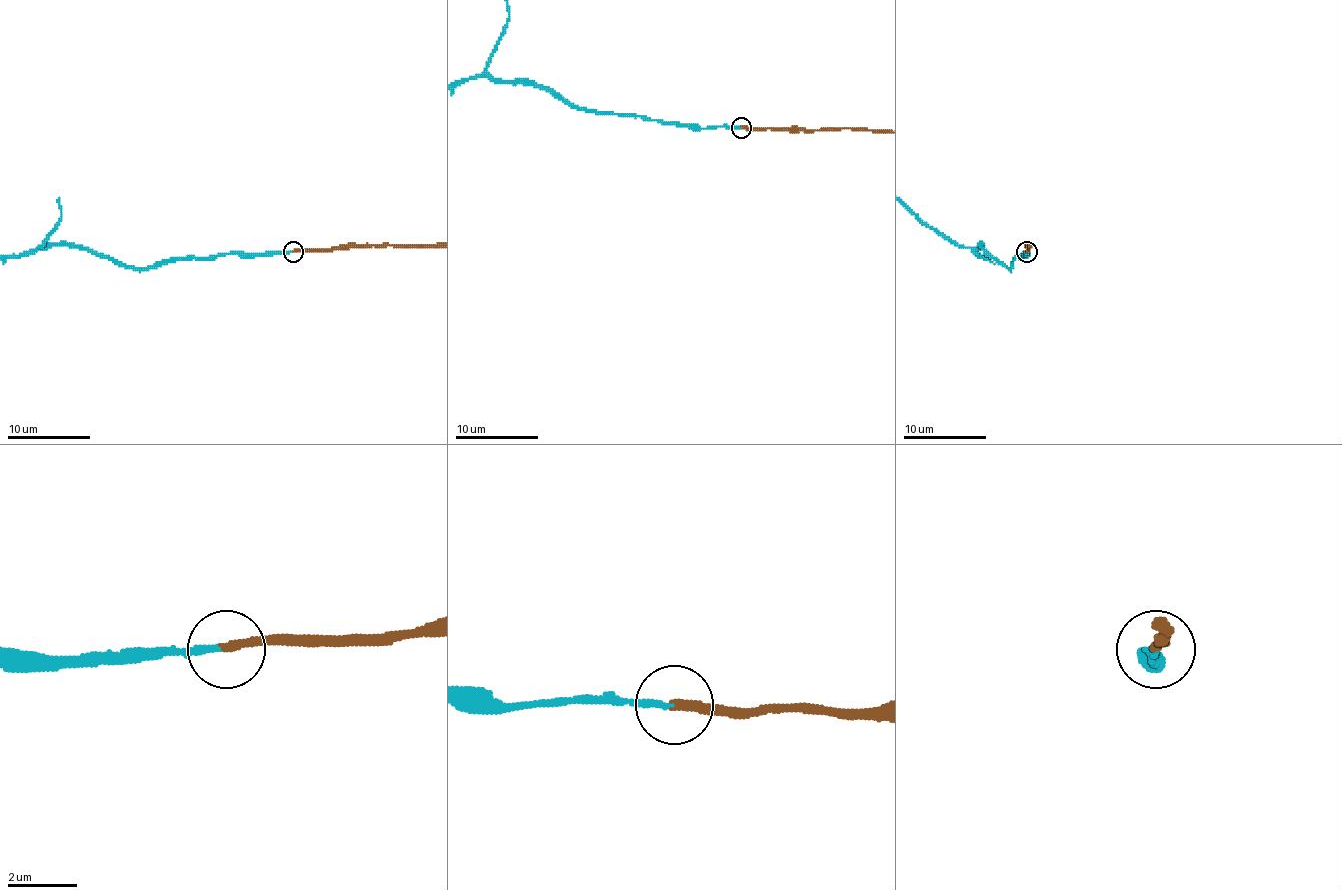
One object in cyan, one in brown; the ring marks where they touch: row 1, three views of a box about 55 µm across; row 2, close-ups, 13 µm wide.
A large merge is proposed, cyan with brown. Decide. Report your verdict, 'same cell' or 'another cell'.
same cell

